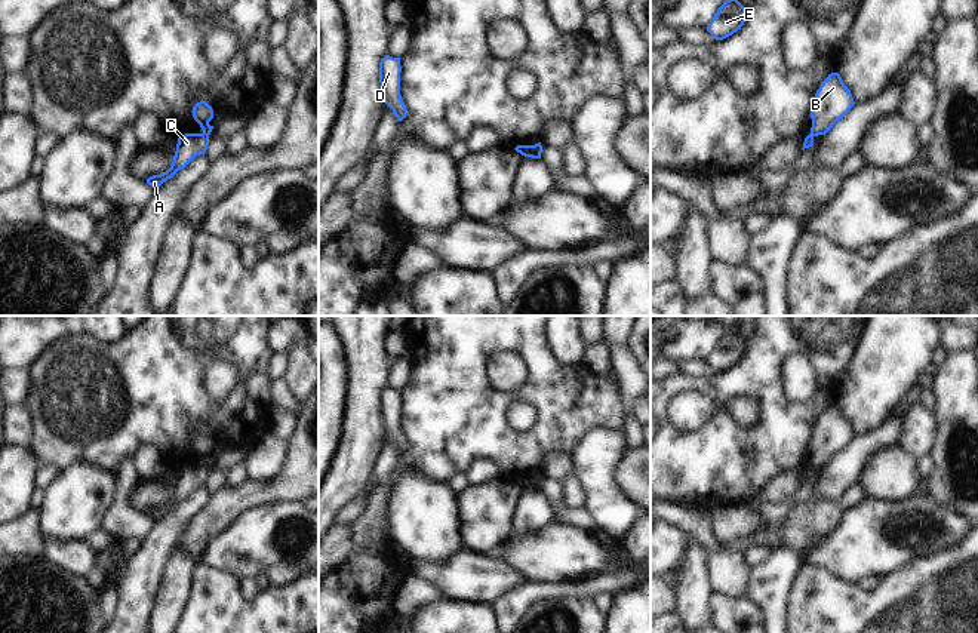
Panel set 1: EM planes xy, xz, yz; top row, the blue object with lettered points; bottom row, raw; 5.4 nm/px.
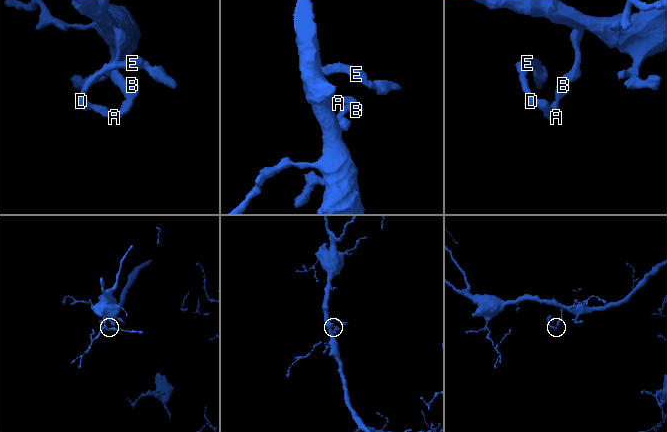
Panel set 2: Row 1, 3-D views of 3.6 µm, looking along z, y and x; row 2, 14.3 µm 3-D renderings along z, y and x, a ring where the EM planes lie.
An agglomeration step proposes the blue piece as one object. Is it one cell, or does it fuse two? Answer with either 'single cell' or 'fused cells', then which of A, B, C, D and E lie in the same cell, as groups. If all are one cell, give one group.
fused cells; groups A C D E / B

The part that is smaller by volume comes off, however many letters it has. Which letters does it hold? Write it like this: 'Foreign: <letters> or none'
Foreign: A, C, D, E

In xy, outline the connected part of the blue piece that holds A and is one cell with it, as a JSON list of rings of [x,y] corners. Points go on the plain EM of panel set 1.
[[[185,465],[178,470],[176,483],[170,500],[147,511],[153,520],[159,520],[163,514],[170,511],[178,503],[184,501],[196,488],[204,486],[209,477],[209,467],[206,465]]]

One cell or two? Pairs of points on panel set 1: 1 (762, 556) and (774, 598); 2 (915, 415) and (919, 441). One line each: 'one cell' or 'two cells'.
1: two cells
2: one cell

